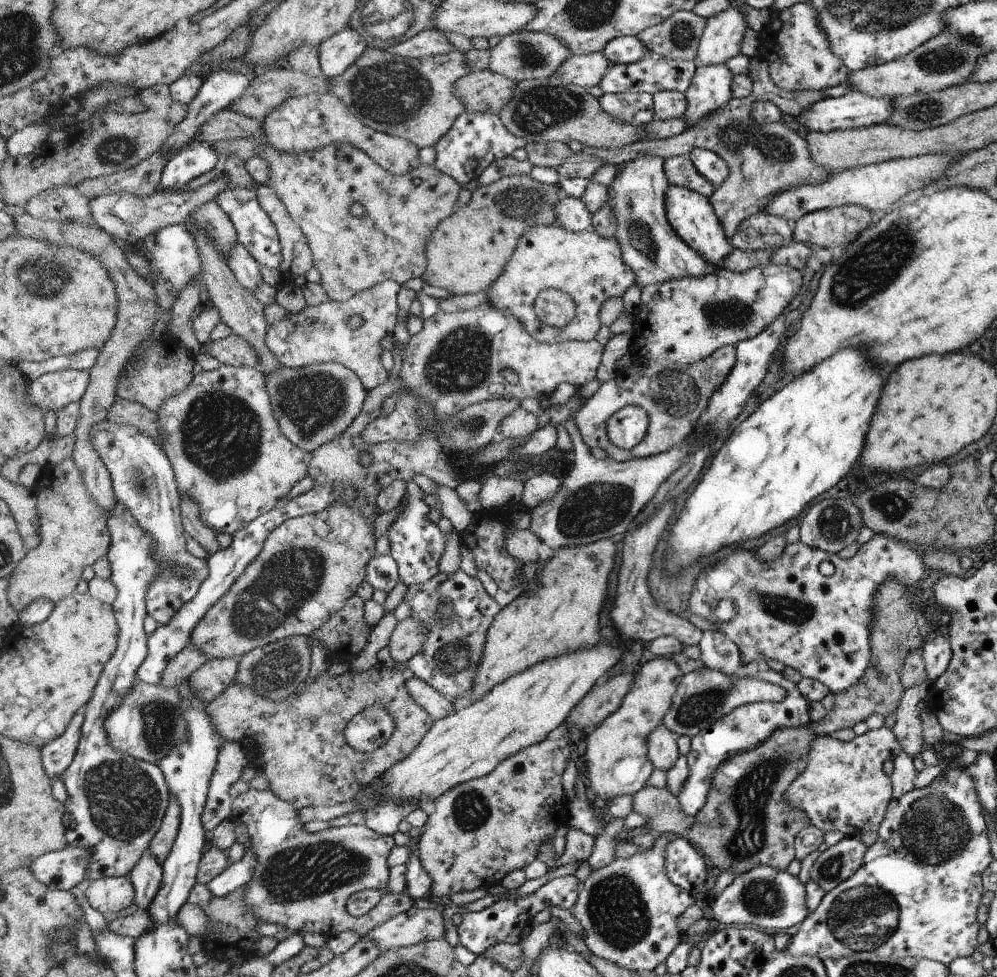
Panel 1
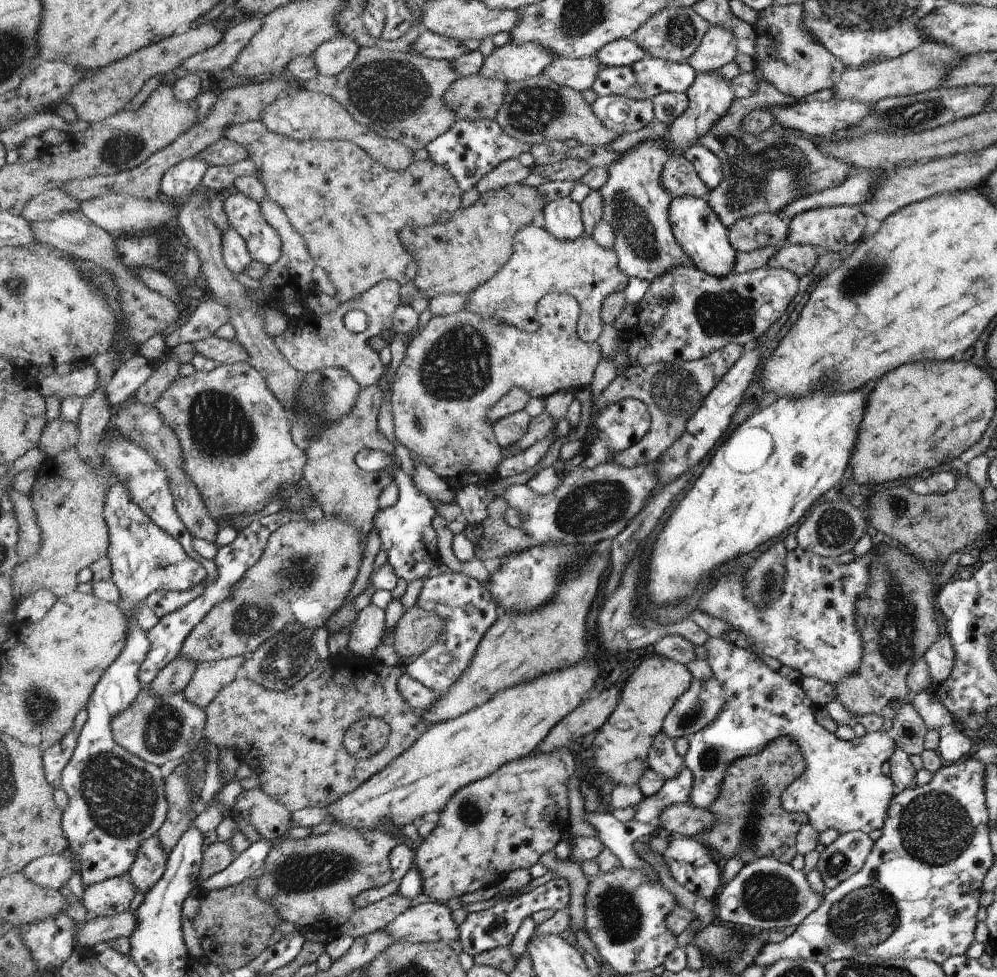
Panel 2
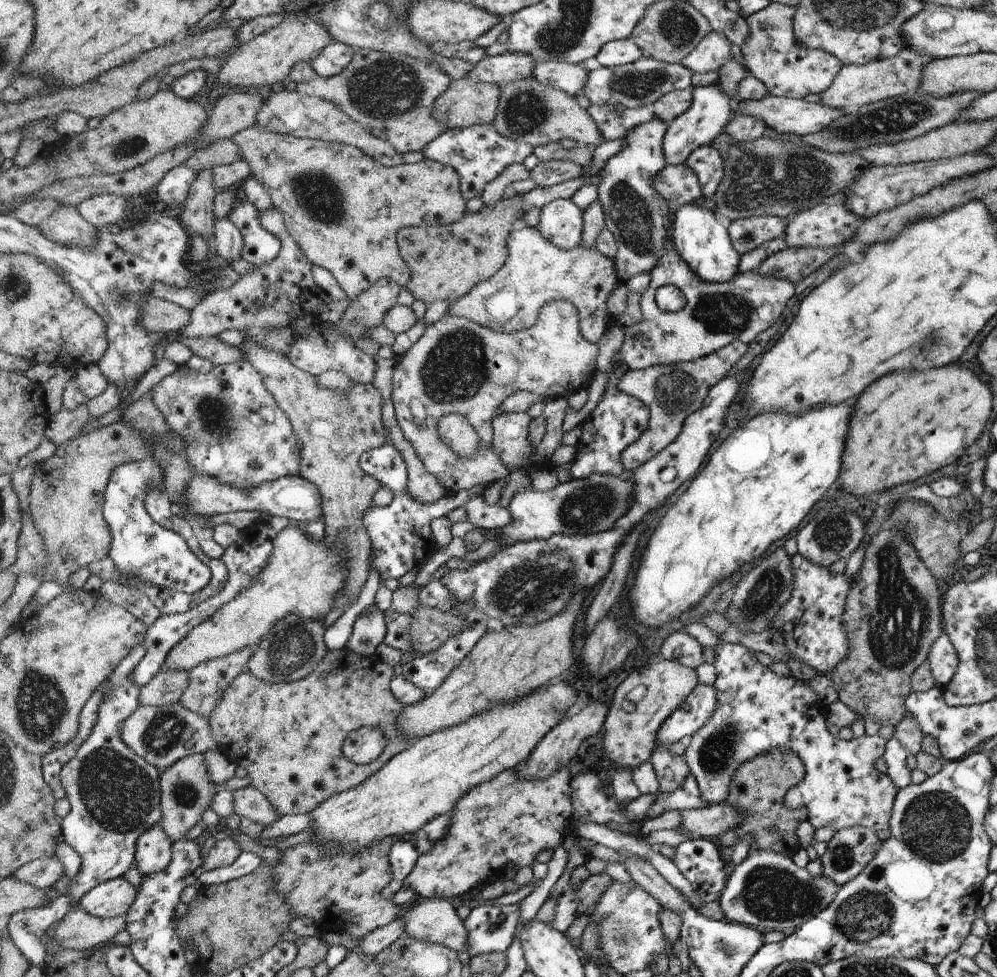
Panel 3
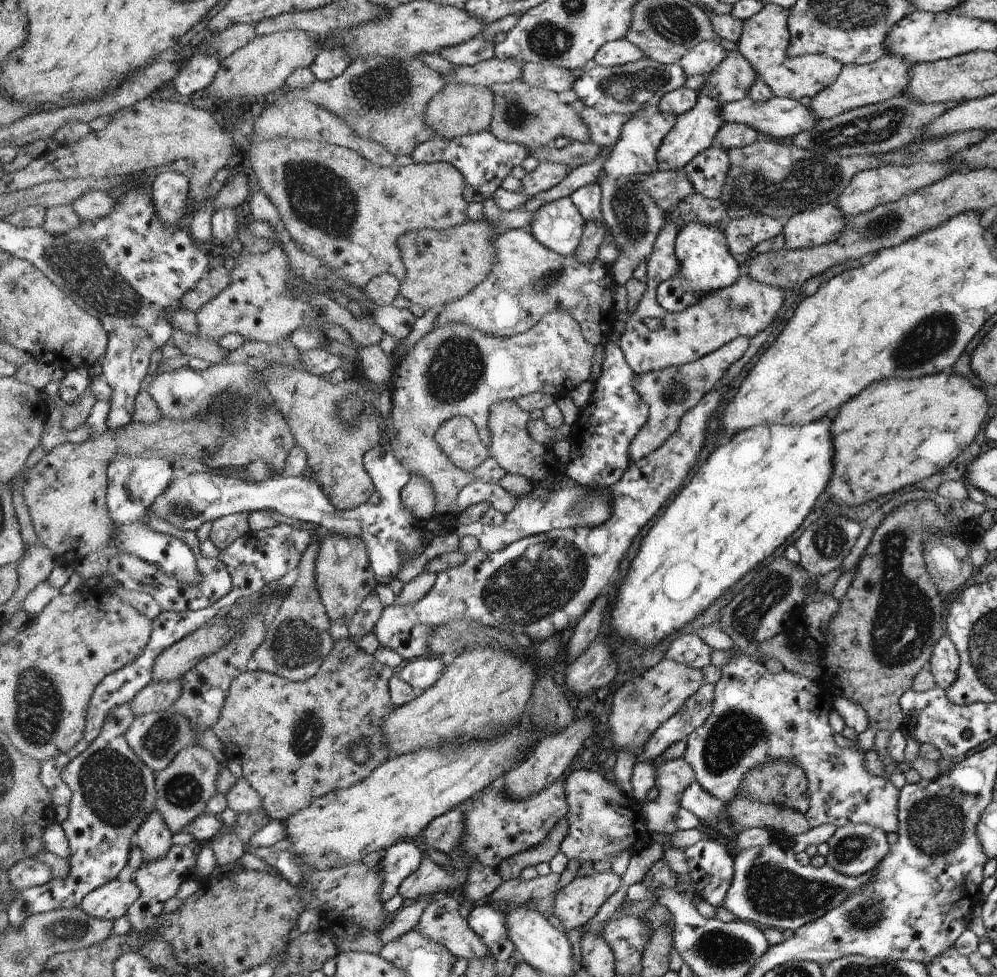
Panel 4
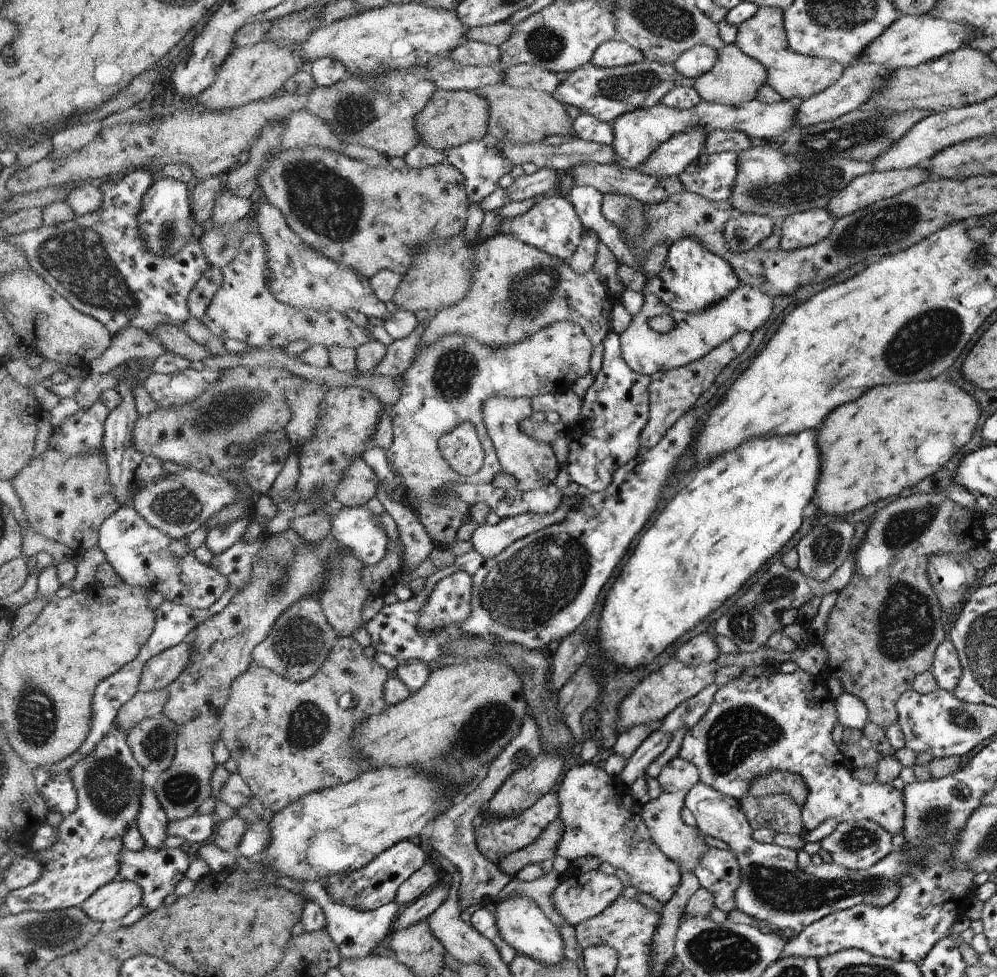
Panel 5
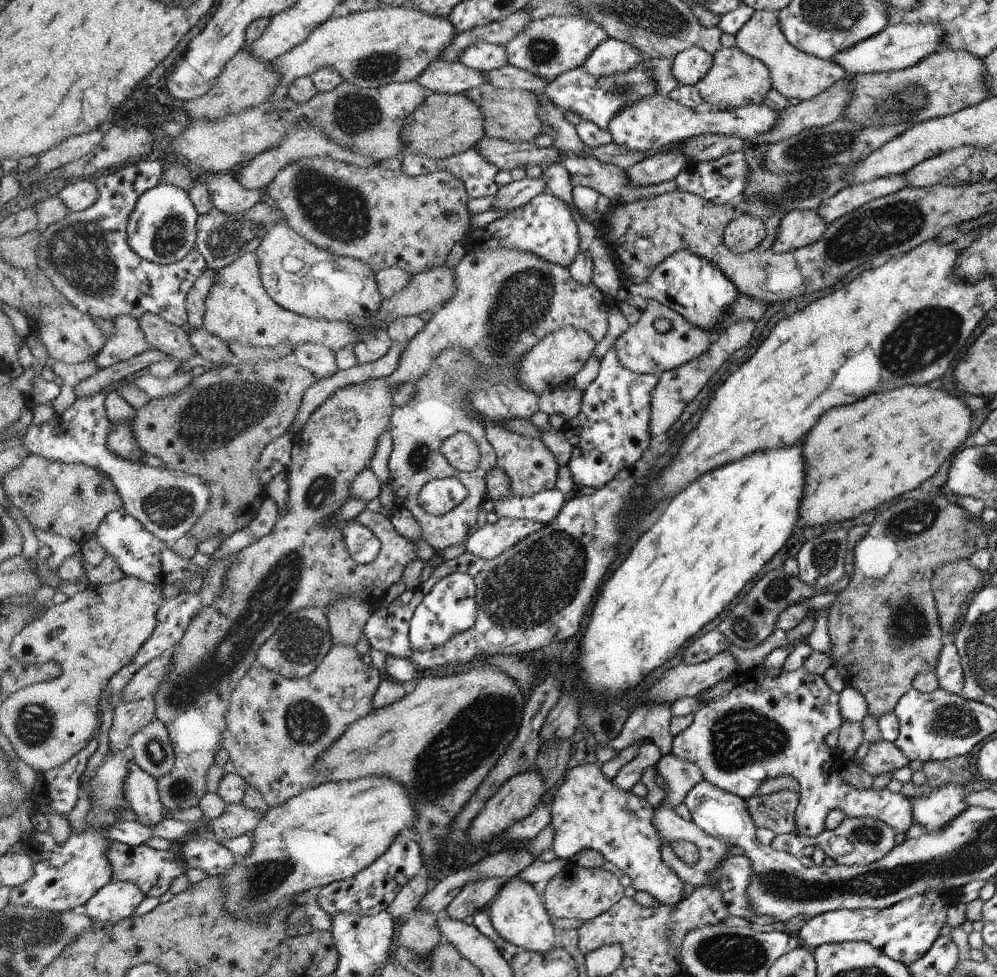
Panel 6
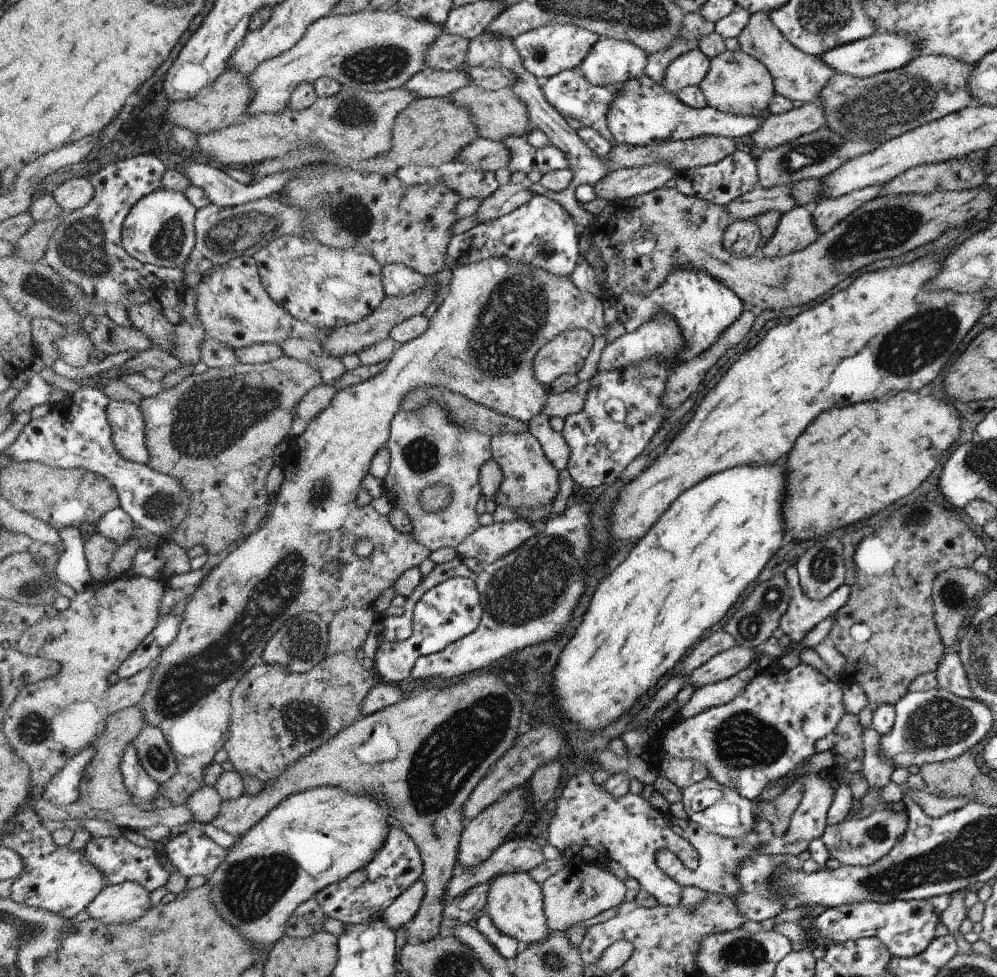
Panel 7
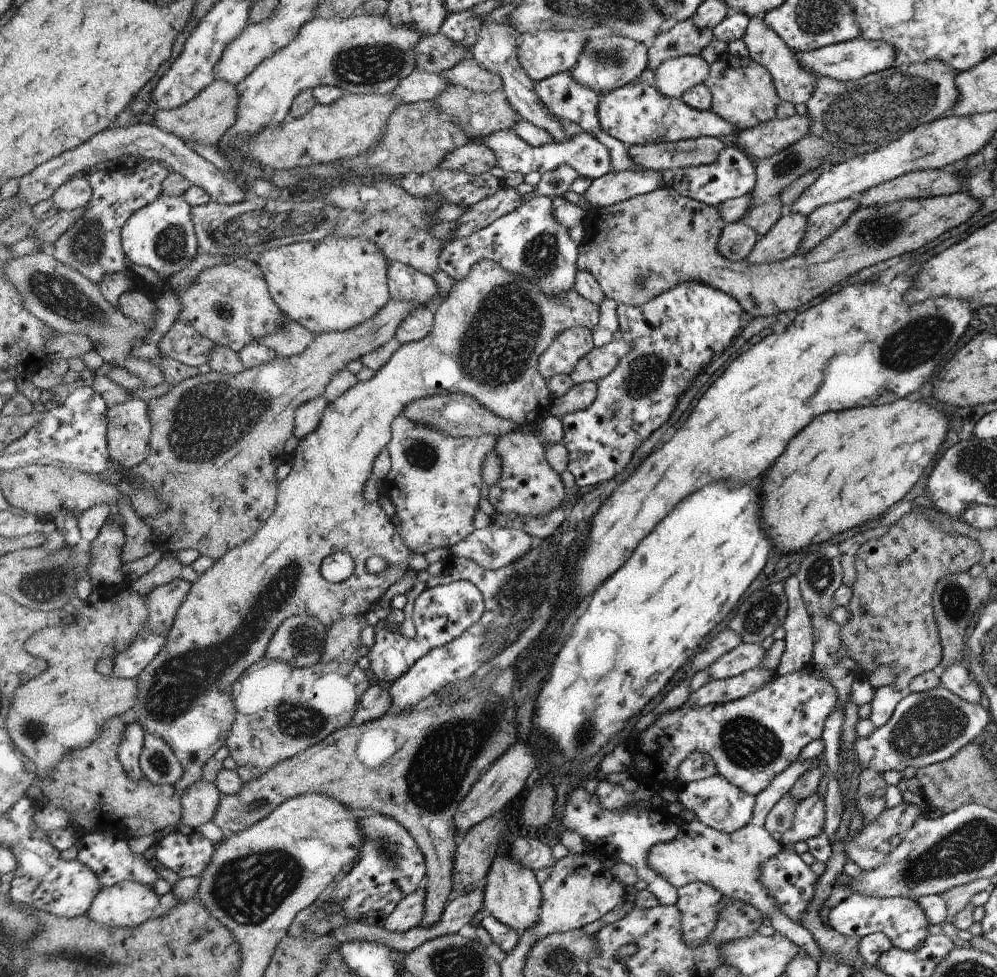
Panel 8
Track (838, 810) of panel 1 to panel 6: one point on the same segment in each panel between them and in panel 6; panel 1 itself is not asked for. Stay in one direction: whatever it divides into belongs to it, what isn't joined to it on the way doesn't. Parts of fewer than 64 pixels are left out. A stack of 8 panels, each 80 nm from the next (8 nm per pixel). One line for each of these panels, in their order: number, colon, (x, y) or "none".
2: (842, 787)
3: (757, 711)
4: (758, 716)
5: (758, 723)
6: (761, 730)

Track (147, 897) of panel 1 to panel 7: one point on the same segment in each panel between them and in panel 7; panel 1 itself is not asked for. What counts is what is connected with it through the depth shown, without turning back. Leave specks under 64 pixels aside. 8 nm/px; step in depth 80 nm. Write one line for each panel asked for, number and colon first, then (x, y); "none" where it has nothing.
2: (150, 864)
3: (153, 854)
4: (154, 837)
5: (152, 820)
6: (141, 792)
7: (143, 788)

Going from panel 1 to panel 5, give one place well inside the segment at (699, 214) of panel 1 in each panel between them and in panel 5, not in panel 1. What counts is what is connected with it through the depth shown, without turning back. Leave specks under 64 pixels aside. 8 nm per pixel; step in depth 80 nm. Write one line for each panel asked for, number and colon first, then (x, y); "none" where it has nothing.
2: (700, 232)
3: (701, 240)
4: (706, 265)
5: (694, 278)

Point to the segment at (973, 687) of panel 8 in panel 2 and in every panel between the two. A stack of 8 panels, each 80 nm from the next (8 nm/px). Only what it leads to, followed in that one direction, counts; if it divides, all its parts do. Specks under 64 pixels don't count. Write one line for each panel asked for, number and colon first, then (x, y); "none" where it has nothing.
2: (940, 656)
3: (943, 660)
4: (944, 664)
5: (946, 668)
6: (949, 671)
7: (950, 674)

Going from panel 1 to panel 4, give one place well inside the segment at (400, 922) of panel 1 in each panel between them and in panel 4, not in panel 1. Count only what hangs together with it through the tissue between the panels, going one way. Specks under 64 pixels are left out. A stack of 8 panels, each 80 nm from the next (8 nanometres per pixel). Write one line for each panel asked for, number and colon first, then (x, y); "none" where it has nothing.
2: (428, 922)
3: (435, 920)
4: (441, 921)

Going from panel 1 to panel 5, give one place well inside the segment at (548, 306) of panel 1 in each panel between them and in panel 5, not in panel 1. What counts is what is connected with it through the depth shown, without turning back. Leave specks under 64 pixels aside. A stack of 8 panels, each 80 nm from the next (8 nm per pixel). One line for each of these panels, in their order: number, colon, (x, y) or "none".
2: (459, 366)
3: (457, 366)
4: (454, 370)
5: (446, 384)

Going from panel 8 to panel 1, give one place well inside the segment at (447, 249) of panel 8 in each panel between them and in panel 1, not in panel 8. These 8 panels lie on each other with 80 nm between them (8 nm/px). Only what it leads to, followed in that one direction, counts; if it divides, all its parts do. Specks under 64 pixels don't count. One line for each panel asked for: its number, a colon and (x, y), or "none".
1: (572, 215)
2: (562, 218)
3: (561, 222)
4: (558, 225)
5: (551, 225)
6: (546, 227)
7: (541, 233)

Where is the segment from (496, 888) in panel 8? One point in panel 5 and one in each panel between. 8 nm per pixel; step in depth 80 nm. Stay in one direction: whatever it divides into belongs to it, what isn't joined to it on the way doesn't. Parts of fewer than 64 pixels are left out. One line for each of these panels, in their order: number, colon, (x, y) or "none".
5: (521, 922)
6: (517, 913)
7: (515, 902)

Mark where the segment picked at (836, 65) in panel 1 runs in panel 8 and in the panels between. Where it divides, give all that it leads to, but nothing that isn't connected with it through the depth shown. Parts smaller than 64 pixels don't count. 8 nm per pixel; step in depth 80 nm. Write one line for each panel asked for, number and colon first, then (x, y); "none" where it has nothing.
2: (789, 57)
3: (771, 52)
4: (764, 39)
5: (763, 37)
6: (794, 73)
7: (799, 77)
8: (794, 84)

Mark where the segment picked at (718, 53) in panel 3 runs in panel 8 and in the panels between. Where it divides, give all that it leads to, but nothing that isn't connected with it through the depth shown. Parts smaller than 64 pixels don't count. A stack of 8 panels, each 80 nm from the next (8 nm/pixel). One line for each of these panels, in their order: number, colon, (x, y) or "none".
4: (702, 59)
5: (697, 61)
6: (689, 66)
7: (691, 68)
8: (676, 76)

